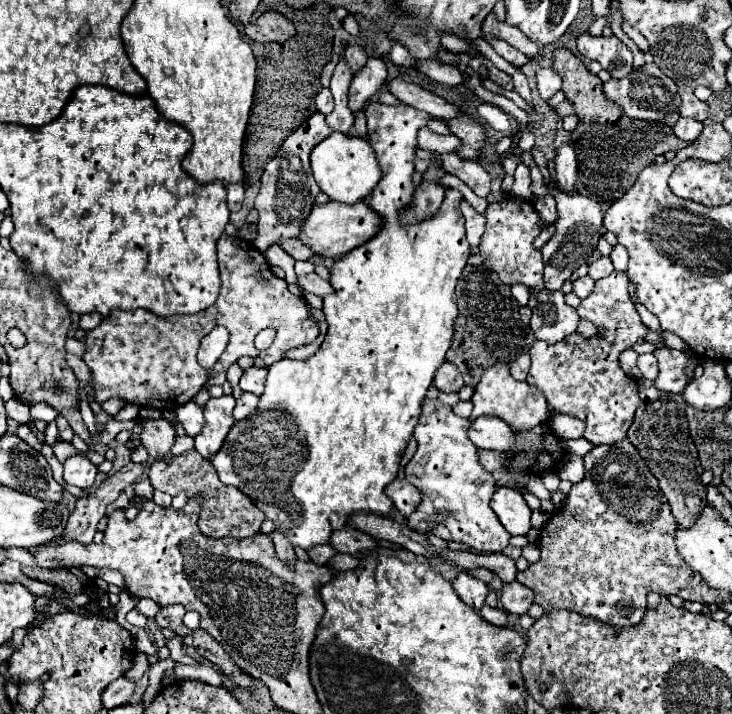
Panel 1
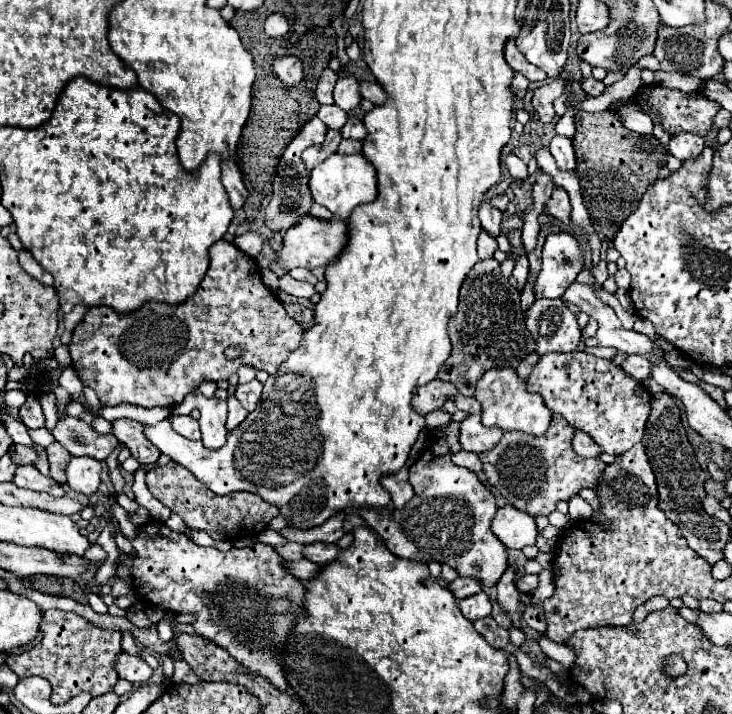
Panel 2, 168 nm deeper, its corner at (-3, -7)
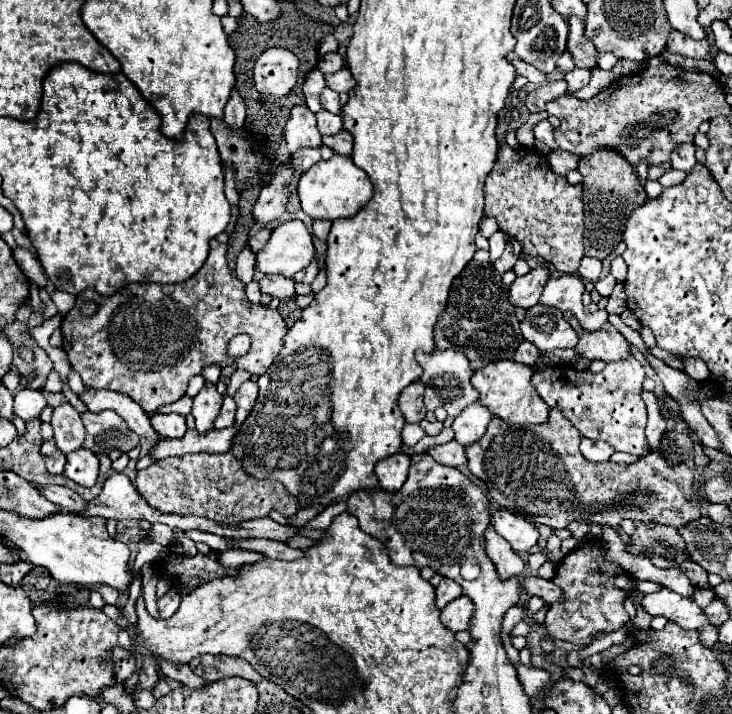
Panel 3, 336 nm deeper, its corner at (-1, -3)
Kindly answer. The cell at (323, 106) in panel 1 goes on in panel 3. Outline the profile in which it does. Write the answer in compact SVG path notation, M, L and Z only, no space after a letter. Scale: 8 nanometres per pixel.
M321 109L317 113L317 127L321 135L335 135L343 129L343 119L341 115L331 115L327 109Z

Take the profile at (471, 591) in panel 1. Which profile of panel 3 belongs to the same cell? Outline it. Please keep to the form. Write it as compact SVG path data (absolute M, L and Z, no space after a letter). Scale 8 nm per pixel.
M457 597L455 601L447 603L441 611L441 621L445 627L451 631L463 631L471 625L471 615L473 615L473 603L467 597Z

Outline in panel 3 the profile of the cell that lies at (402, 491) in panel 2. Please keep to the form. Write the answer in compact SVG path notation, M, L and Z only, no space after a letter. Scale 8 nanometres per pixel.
M405 453L385 457L375 465L379 485L385 491L399 491L399 487L403 487L403 483L407 481L407 471L409 471L409 455Z

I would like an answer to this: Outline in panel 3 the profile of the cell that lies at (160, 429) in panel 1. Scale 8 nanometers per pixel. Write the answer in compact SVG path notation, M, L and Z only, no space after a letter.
M87 411L81 417L87 429L83 447L91 449L93 453L111 453L113 449L131 451L139 445L139 435L135 435L115 411Z

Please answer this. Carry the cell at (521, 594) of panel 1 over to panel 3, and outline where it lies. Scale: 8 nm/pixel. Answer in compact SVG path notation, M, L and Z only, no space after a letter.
M491 525L485 531L485 539L487 539L487 549L485 551L491 557L491 561L495 563L499 577L501 579L521 577L521 573L525 569L523 559L515 551L511 551L511 545L503 537L495 535L495 531L491 531Z

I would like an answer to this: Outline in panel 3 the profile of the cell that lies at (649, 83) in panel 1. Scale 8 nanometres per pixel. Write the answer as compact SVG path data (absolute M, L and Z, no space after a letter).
M575 67L573 71L567 71L565 73L565 81L569 83L569 91L575 91L575 89L581 89L581 87L585 87L587 83L589 83L589 77L591 77L591 71L587 71L587 69L579 69L579 67Z

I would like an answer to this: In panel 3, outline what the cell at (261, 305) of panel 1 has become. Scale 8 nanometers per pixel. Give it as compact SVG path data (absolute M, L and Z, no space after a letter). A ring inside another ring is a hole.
M213 239L209 243L209 257L205 265L187 281L175 285L141 285L131 283L111 297L101 297L95 289L85 289L77 295L75 307L63 317L63 349L71 361L71 367L81 375L83 383L91 389L111 389L131 397L143 407L143 411L153 413L157 407L181 399L187 391L189 379L201 375L207 365L237 365L237 359L225 355L225 347L237 333L251 335L251 349L241 357L241 369L249 373L263 375L267 367L283 349L283 339L289 331L279 309L263 303L251 303L245 295L245 283L231 271L227 263L227 245ZM93 301L97 305L95 315L81 315L81 305Z

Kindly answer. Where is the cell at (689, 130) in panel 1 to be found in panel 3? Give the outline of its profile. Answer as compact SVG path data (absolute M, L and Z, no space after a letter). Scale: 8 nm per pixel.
M679 143L679 147L675 147L675 151L671 153L673 169L681 169L681 171L689 173L695 163L697 163L697 159L695 159L695 145L693 143Z

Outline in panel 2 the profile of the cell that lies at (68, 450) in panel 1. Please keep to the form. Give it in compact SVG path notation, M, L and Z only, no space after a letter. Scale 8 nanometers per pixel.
M55 441L55 443L51 443L47 447L47 459L49 459L49 475L51 475L51 479L65 485L65 469L67 469L67 465L71 461L71 455L65 451L65 447L61 447Z

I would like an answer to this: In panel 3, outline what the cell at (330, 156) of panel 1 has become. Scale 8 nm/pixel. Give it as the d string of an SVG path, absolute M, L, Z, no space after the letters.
M333 155L329 161L317 163L309 171L305 171L299 179L297 191L299 191L301 209L311 219L335 221L341 217L353 217L371 199L371 181L367 179L367 173L355 167L351 157Z

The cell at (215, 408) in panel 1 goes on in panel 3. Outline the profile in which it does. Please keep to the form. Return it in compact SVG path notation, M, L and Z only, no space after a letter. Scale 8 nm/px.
M205 383L205 387L193 397L193 411L191 413L195 417L199 433L205 435L207 431L213 429L215 417L221 411L221 401L223 401L223 395L211 383Z

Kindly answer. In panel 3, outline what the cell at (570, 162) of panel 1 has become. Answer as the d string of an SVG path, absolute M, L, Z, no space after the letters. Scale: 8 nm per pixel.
M541 121L537 127L535 127L535 139L543 141L551 151L557 151L559 147L555 147L555 129L549 121Z

